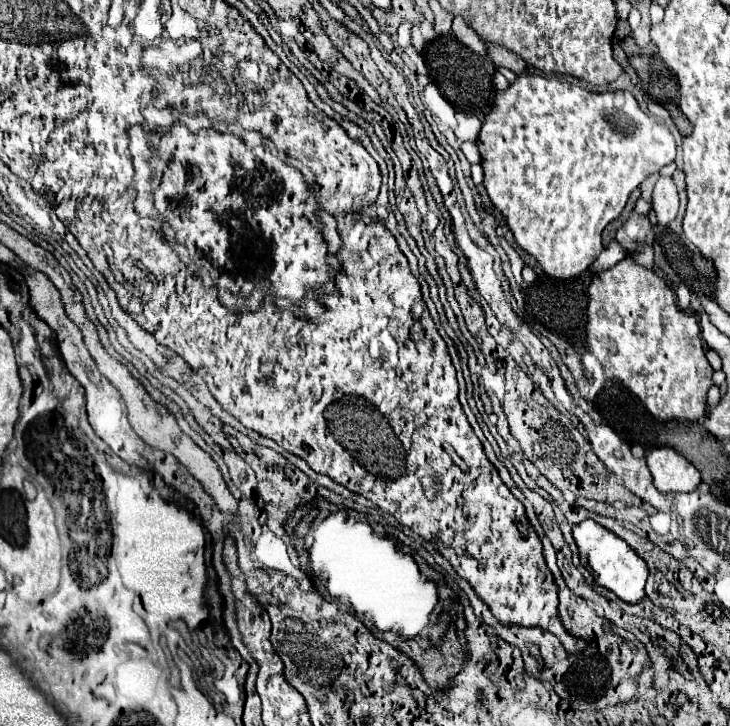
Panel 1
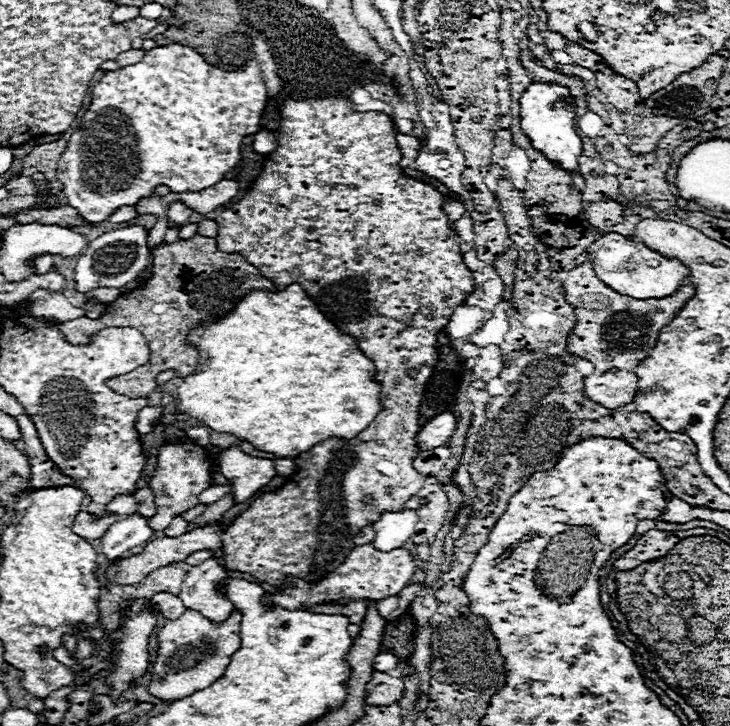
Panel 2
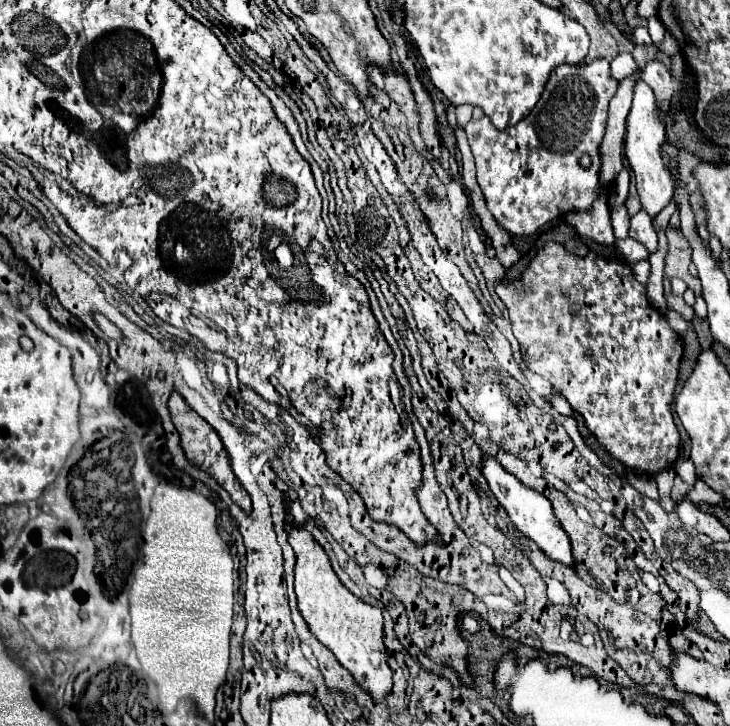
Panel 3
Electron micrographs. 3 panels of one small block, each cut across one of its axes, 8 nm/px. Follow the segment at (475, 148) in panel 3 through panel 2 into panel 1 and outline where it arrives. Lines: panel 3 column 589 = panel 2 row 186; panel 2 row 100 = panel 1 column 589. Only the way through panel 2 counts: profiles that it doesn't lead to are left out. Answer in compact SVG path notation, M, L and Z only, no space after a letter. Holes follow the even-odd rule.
M522 74L518 76L516 82L512 82L506 90L496 92L494 102L490 106L490 112L484 118L482 130L478 134L478 148L480 148L480 156L482 156L482 168L484 168L484 188L486 194L494 206L496 212L500 212L506 218L508 228L514 234L516 244L528 252L530 256L534 256L538 260L538 264L542 266L542 270L546 274L550 274L552 278L558 280L568 280L574 278L578 274L582 274L596 258L598 254L604 250L602 246L602 230L620 216L622 208L626 206L628 196L654 172L660 172L662 166L670 164L676 156L676 144L674 144L674 136L672 132L664 126L658 124L656 120L652 120L648 114L642 112L642 108L638 106L636 98L632 96L630 90L614 90L614 92L590 92L578 84L570 84L570 82L562 82L562 80L548 80L542 76L528 76Z

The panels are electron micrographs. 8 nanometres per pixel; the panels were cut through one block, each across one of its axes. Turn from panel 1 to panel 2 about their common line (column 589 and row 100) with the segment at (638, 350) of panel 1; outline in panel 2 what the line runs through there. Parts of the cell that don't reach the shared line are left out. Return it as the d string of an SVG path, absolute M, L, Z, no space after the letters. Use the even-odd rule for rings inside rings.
M288 98L286 104L282 106L282 112L280 112L282 122L280 122L280 130L276 132L278 148L272 154L266 156L264 170L258 176L258 180L254 182L254 188L244 198L240 198L238 202L226 206L214 218L216 224L218 224L216 242L218 242L218 248L222 252L238 252L238 254L242 254L252 266L256 266L278 288L294 284L294 282L300 284L302 290L318 306L318 310L330 322L338 324L340 332L350 334L350 336L356 338L356 344L362 350L362 354L366 354L374 362L374 368L376 368L374 378L376 378L376 382L382 384L382 388L380 388L380 406L382 406L382 410L370 422L370 426L366 430L362 430L352 440L342 440L342 438L340 440L338 438L324 440L324 442L316 444L310 452L304 452L304 454L296 456L294 458L296 472L288 478L288 482L282 488L278 488L276 492L268 492L262 498L258 498L222 534L222 550L226 552L228 568L238 570L238 572L246 572L246 574L254 576L260 582L268 582L270 586L284 586L286 576L306 578L308 582L316 582L318 578L326 578L326 574L334 572L346 560L346 554L350 554L350 550L354 548L352 538L358 534L358 530L362 530L362 526L368 526L370 522L378 520L380 512L404 510L404 502L424 484L422 474L418 474L412 468L412 460L414 460L414 454L416 454L416 434L420 432L420 424L418 424L420 398L422 398L422 392L424 392L424 384L432 376L434 364L438 360L434 342L438 340L438 334L444 330L444 326L450 322L450 316L456 312L456 308L474 290L472 272L464 266L460 246L454 242L452 224L450 224L448 216L442 212L444 196L438 190L430 188L428 184L424 184L420 180L414 180L414 178L408 178L408 176L402 174L402 168L398 166L400 152L398 152L398 146L396 146L398 130L394 128L394 122L390 120L390 116L380 114L380 112L364 112L364 114L360 114L360 112L354 112L350 108L350 104L352 102L348 98L306 98L306 100Z

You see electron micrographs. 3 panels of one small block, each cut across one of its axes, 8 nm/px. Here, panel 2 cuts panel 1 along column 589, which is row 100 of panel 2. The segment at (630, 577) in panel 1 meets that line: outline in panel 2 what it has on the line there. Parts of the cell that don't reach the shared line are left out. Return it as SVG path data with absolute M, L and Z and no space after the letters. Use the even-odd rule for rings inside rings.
M532 82L520 98L520 126L522 132L530 138L534 148L562 170L578 170L578 156L582 154L582 140L574 128L576 106L570 102L570 92L558 84L540 84Z

